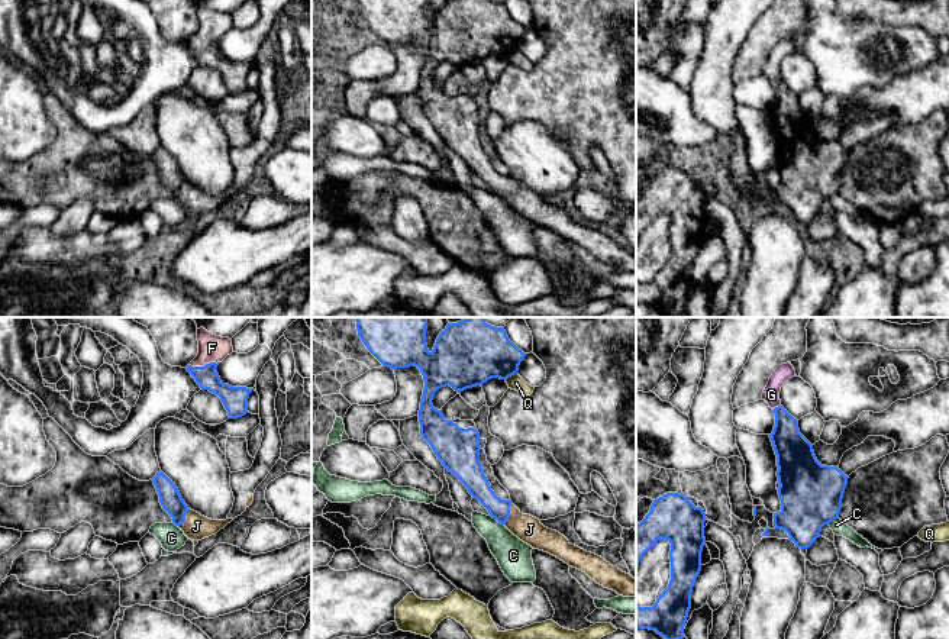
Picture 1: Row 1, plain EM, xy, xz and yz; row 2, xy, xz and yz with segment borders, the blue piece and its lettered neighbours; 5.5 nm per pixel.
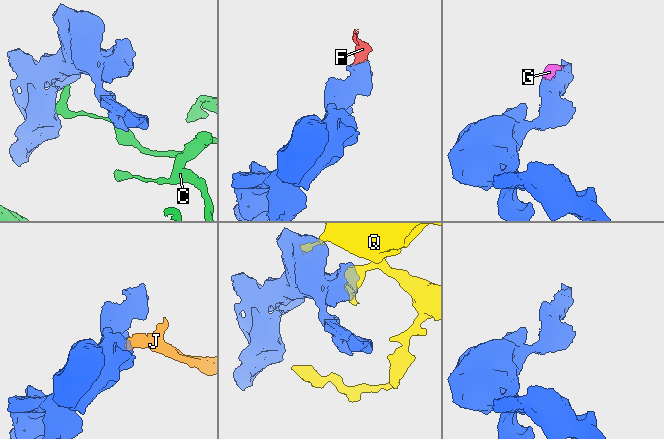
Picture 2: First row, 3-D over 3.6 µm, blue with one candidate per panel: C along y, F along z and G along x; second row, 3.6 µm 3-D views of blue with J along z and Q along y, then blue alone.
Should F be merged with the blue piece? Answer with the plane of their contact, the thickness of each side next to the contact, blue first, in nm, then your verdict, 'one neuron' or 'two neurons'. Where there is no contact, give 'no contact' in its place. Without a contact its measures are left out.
meets blue in xy; 140 nm thick on the blue side, 150 nm on the other; one neuron

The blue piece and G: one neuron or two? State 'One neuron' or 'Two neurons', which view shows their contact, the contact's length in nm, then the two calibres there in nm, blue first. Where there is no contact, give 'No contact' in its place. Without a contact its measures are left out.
One neuron. Touches blue in yz. Shared border 60 nm. Thickness 190 nm (blue) against 100 nm

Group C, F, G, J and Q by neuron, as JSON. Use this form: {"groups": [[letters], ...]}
{"groups": [["C"], ["F", "G", "J"], ["Q"]]}

